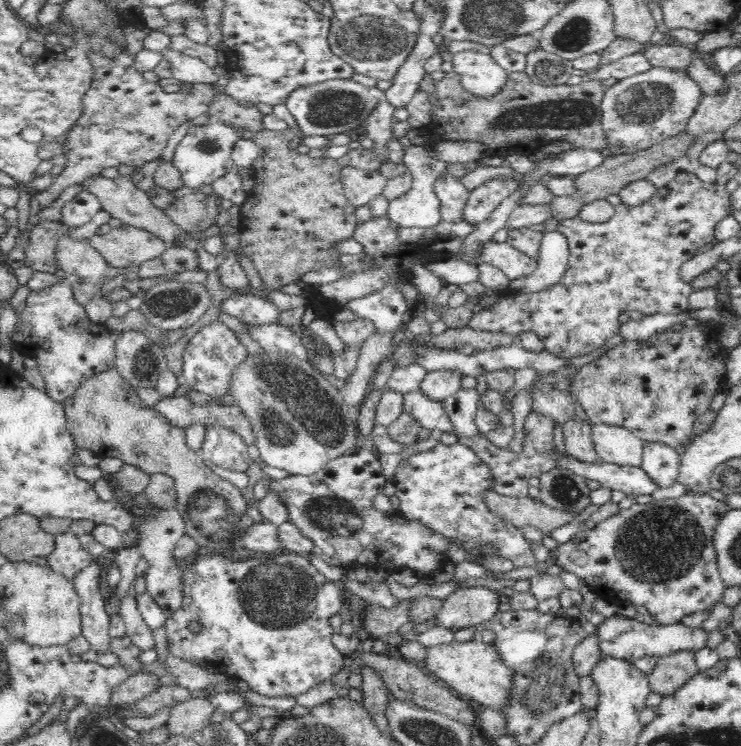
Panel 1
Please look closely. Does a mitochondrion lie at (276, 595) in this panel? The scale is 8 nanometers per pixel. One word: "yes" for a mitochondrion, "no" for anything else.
yes

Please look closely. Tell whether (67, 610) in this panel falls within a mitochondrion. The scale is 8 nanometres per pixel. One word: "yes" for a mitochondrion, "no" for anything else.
no

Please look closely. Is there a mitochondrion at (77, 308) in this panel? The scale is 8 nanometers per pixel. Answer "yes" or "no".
no

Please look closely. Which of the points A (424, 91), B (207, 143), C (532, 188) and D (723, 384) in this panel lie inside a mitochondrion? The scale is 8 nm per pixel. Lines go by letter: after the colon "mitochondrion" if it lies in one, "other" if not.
A: other
B: mitochondrion
C: other
D: other

